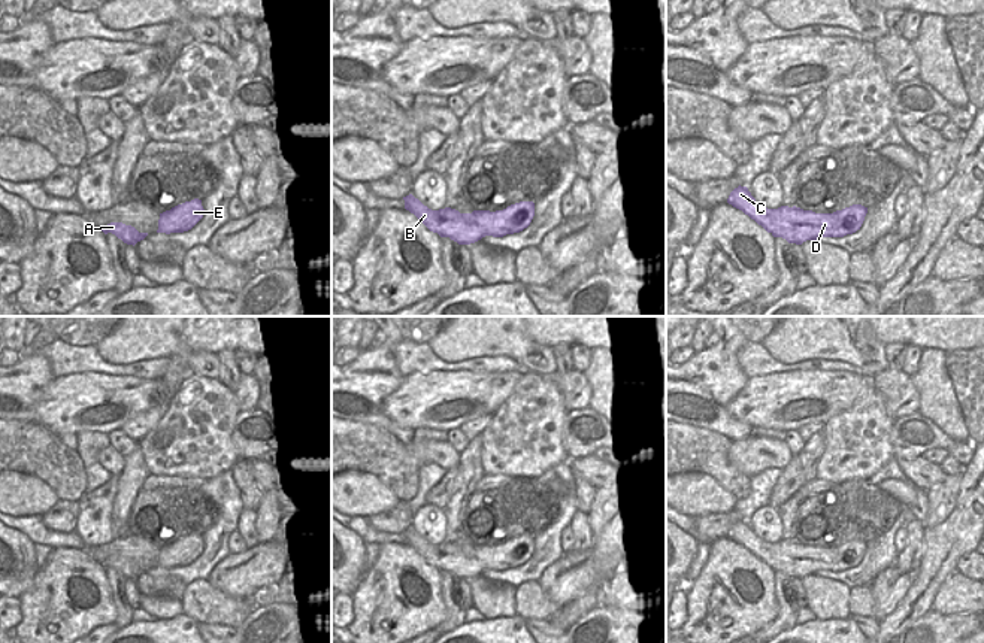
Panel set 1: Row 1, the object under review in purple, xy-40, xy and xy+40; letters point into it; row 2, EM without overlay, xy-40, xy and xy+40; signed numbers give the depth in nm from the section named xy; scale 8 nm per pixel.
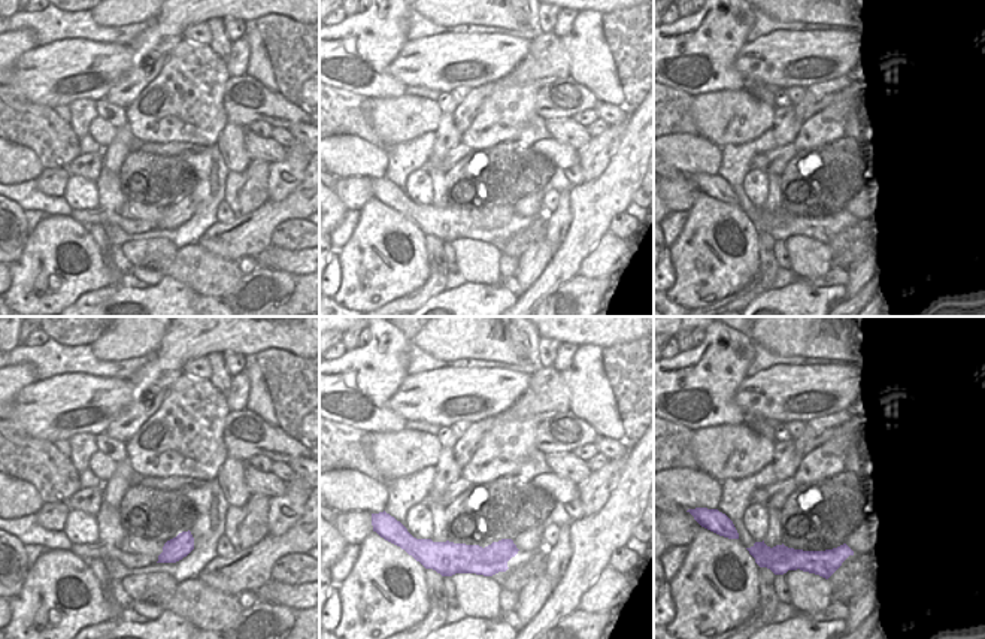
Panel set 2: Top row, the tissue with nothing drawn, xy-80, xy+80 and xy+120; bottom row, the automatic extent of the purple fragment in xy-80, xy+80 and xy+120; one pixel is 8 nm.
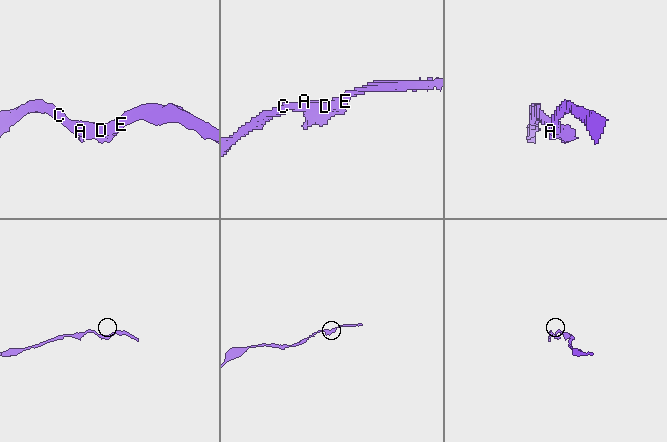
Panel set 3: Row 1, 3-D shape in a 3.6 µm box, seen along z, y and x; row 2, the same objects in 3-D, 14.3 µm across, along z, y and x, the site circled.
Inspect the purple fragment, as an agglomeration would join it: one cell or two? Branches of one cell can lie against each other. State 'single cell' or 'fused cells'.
single cell

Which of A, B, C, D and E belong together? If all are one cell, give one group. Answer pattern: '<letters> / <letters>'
A B C D E

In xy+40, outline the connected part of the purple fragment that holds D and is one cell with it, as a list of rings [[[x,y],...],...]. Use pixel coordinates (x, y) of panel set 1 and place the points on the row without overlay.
[[[747,521],[735,522],[727,537],[742,545],[773,571],[802,579],[818,571],[844,571],[860,564],[868,542],[853,539],[833,548],[815,548],[800,542],[781,540],[767,543],[756,536]]]

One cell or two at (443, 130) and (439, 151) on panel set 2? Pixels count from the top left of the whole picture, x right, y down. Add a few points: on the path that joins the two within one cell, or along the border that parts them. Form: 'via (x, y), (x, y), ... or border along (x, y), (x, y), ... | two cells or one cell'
via (443, 135), (442, 147) | one cell

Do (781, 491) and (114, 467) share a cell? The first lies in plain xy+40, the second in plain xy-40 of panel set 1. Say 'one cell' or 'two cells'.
two cells

